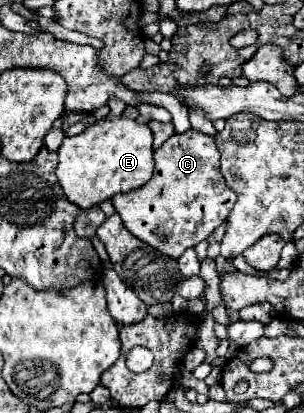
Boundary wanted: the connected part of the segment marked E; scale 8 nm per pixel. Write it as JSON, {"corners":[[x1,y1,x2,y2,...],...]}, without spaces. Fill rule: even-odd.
{"corners":[[103,119,97,121,95,125,87,127,83,133,73,135,73,137,65,137,57,155,59,155,59,165,55,169,55,175,59,179,59,185,65,193,65,197,75,203,79,209,87,211,89,207,95,207,103,201,107,201,109,197,117,195,117,193,129,193,141,185,145,185,151,175,153,175,153,133,147,125,141,125,133,119]]}

